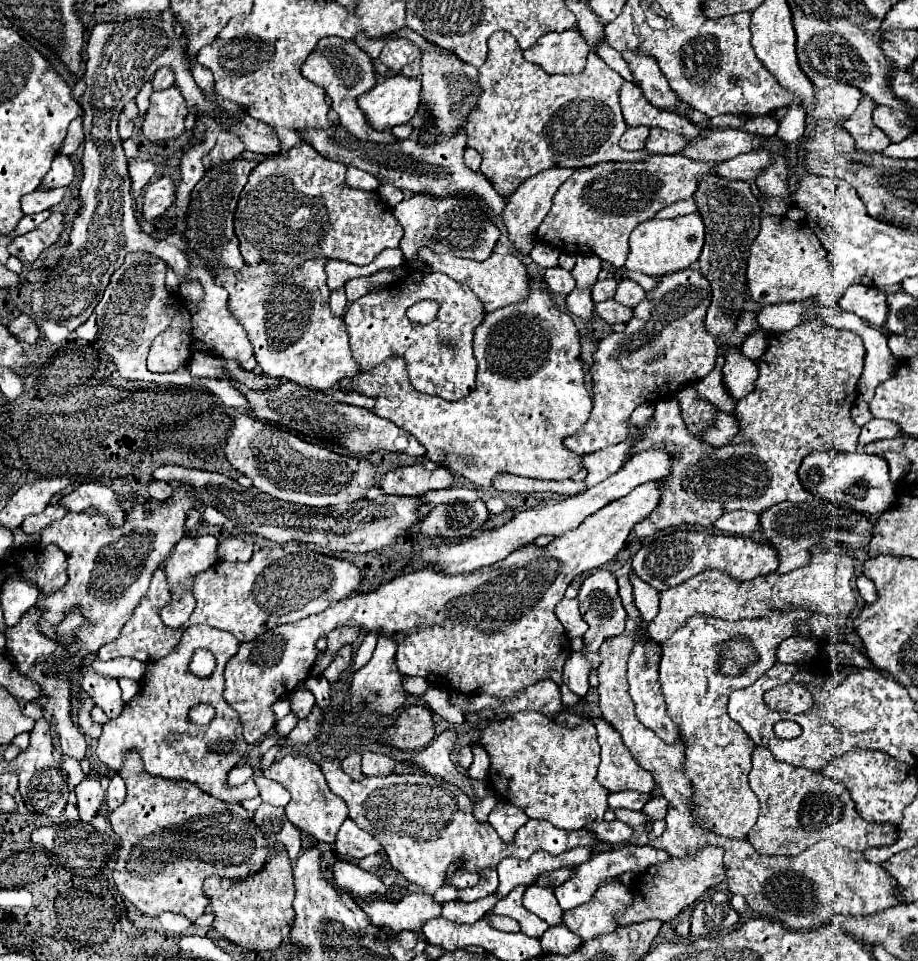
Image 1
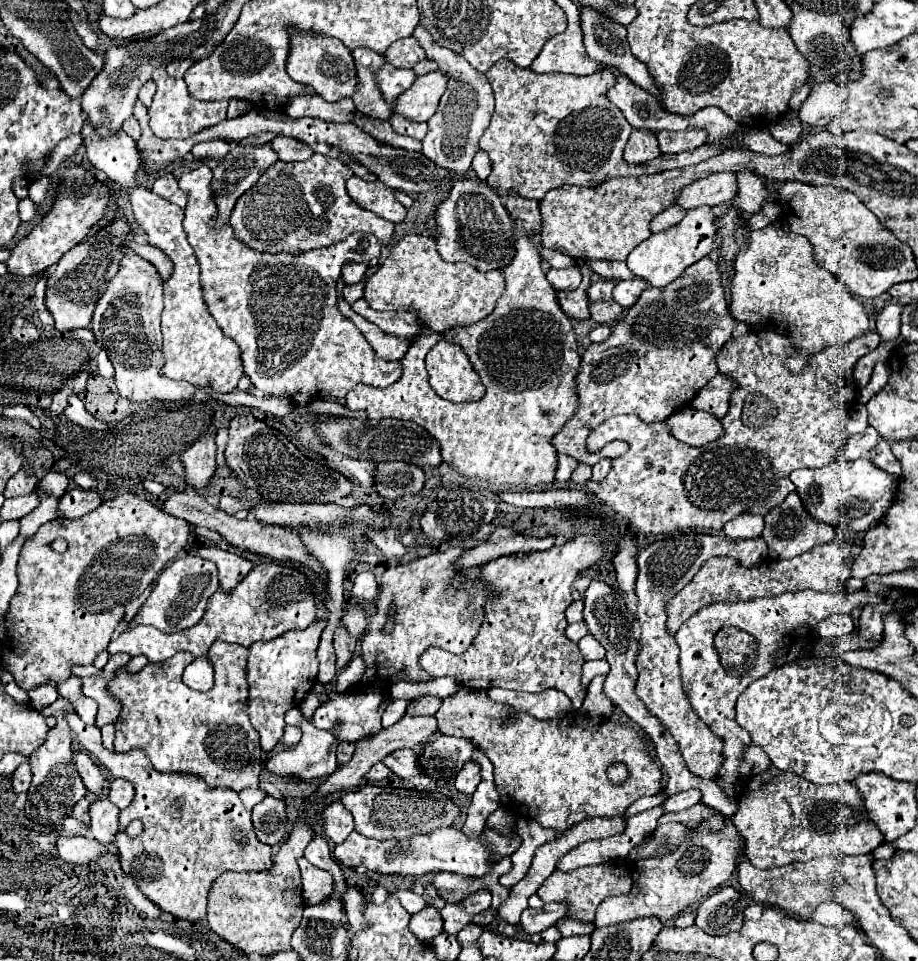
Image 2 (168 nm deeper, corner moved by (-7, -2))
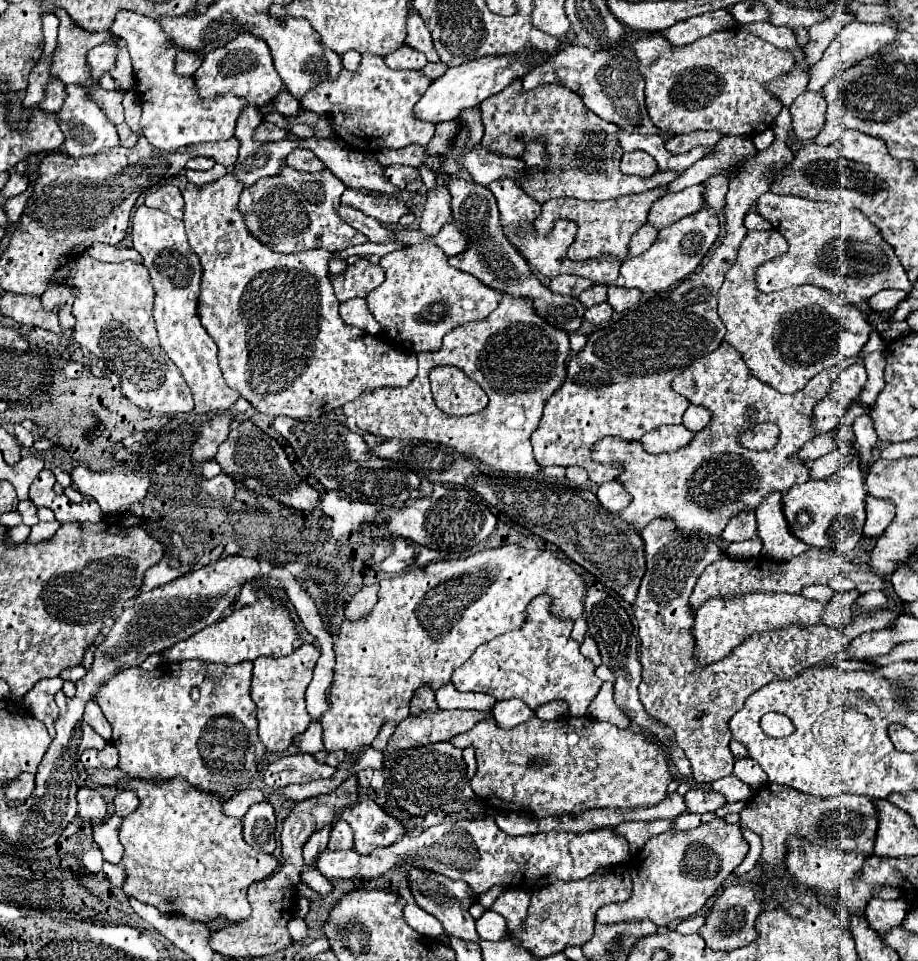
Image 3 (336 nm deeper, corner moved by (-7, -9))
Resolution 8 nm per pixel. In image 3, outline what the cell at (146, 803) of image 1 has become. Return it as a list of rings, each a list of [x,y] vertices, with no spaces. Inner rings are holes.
[[[174,777],[164,783],[152,783],[146,779],[122,779],[116,783],[120,789],[130,789],[138,795],[140,807],[124,817],[120,827],[120,843],[124,845],[122,867],[126,871],[124,893],[158,907],[164,915],[184,915],[184,919],[192,919],[192,923],[212,923],[216,927],[218,919],[226,921],[244,921],[250,915],[250,903],[246,899],[246,889],[266,879],[274,873],[278,861],[272,855],[254,851],[242,839],[242,823],[224,815],[222,799],[206,793],[190,785],[186,779]]]

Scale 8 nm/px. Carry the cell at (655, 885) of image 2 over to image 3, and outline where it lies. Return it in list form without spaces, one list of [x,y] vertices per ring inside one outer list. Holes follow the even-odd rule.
[[[714,819],[712,823],[690,831],[666,831],[650,839],[630,857],[628,865],[634,885],[630,899],[600,907],[596,921],[610,925],[650,919],[658,927],[666,927],[676,919],[686,919],[704,907],[704,903],[722,887],[726,877],[744,861],[746,853],[748,843],[742,837],[740,825],[730,825],[724,819]]]

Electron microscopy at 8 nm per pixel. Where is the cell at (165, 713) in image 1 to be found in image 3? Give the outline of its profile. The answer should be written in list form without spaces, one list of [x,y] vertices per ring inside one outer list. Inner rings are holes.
[[[182,661],[182,663],[162,663],[160,667],[156,667],[152,671],[144,671],[140,667],[134,667],[134,669],[130,667],[128,671],[116,673],[98,691],[96,703],[102,707],[104,717],[112,725],[112,739],[110,741],[120,753],[118,767],[130,777],[144,777],[144,779],[148,779],[148,775],[158,775],[162,779],[172,779],[176,775],[182,775],[188,783],[196,783],[196,787],[200,787],[204,791],[238,791],[238,789],[242,789],[256,775],[258,763],[264,755],[264,745],[260,743],[258,733],[256,733],[258,723],[256,723],[256,705],[250,699],[250,679],[252,679],[252,661],[244,661],[244,663],[236,663],[236,665],[210,665],[210,663],[202,663],[202,661]],[[192,685],[200,687],[200,691],[202,691],[200,701],[190,699],[190,687]]]

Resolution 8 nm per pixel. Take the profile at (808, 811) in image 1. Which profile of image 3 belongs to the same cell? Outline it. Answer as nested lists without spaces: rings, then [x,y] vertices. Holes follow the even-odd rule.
[[[766,783],[758,789],[756,799],[746,803],[746,809],[740,811],[740,825],[754,831],[762,839],[762,863],[780,867],[784,865],[784,853],[788,853],[790,835],[798,835],[808,839],[814,845],[822,845],[828,849],[854,851],[864,857],[874,855],[874,839],[876,839],[876,809],[872,799],[864,795],[840,795],[840,797],[814,797],[790,789],[786,785]]]

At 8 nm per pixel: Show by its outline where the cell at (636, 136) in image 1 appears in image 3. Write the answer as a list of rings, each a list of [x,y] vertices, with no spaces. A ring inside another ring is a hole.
[[[630,151],[630,153],[622,155],[620,171],[626,175],[648,177],[648,175],[654,175],[658,171],[658,167],[656,167],[656,161],[652,159],[652,155],[648,155],[646,151]]]

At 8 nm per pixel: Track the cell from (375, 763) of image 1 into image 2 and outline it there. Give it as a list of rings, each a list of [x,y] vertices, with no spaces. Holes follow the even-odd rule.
[[[378,762],[378,764],[374,764],[374,766],[370,768],[370,772],[366,774],[366,780],[368,780],[368,782],[384,780],[388,774],[390,774],[390,770],[388,770],[388,768],[386,768],[382,762]]]

